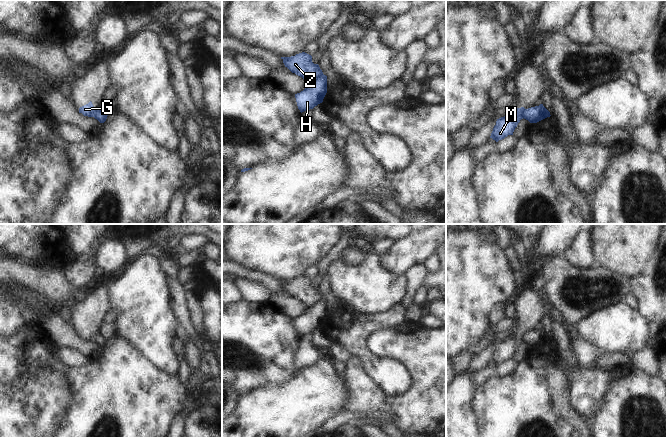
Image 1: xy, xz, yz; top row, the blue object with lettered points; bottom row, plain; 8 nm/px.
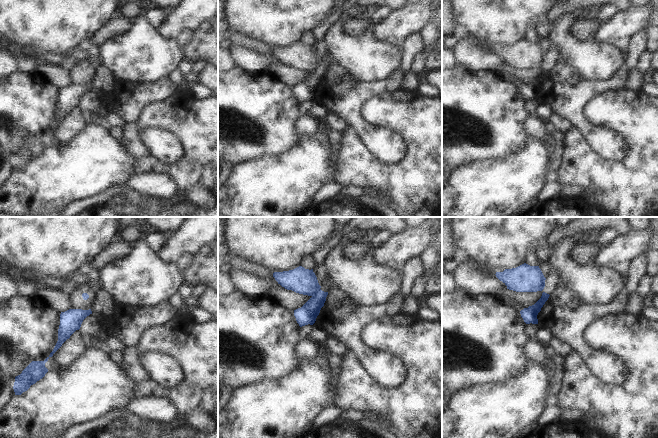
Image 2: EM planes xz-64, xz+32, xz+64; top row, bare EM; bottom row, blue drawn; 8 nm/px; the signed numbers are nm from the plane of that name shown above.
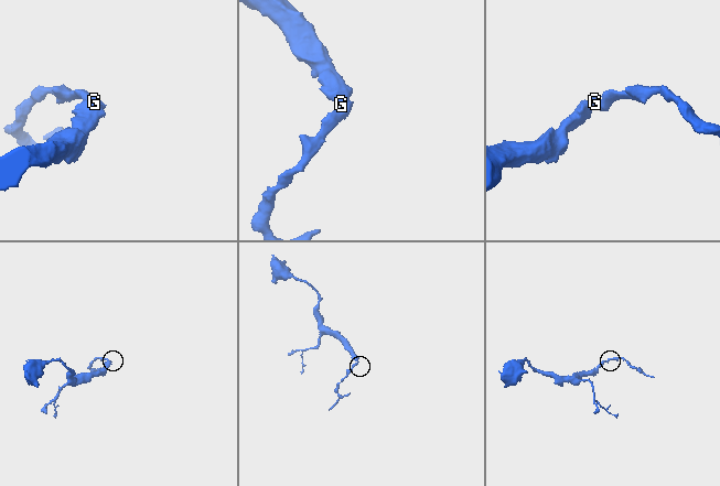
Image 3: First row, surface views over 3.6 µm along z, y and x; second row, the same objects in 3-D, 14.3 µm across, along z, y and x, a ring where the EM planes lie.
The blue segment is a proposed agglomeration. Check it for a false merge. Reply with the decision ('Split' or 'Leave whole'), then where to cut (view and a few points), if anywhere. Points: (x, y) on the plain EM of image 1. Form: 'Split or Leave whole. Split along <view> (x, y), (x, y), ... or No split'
Split. Split along xz (323, 298), (311, 307)

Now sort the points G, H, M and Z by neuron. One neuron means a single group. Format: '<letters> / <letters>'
G M Z / H

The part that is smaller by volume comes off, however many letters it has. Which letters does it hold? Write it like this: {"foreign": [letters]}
{"foreign": ["H"]}

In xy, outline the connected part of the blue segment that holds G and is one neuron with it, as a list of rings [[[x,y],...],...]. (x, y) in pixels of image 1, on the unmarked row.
[[[90,325],[88,328],[79,332],[79,337],[82,337],[84,340],[94,341],[96,334],[97,333],[93,330],[92,326]]]

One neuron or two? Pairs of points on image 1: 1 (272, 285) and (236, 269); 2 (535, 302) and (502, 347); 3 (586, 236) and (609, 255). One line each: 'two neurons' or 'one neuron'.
1: one neuron
2: one neuron
3: two neurons

